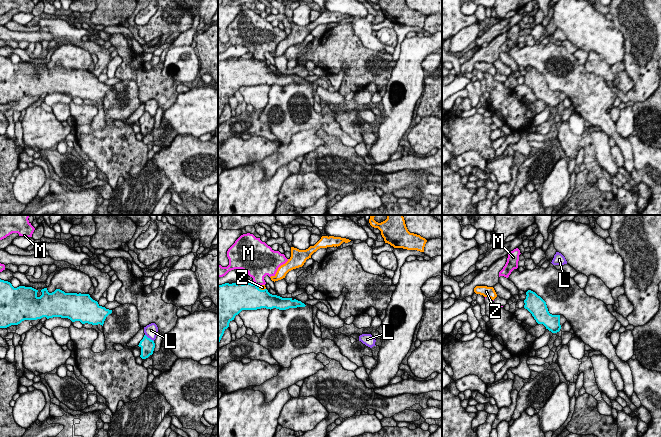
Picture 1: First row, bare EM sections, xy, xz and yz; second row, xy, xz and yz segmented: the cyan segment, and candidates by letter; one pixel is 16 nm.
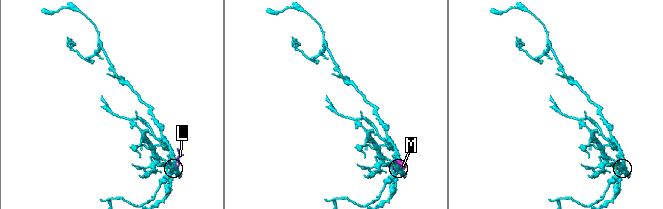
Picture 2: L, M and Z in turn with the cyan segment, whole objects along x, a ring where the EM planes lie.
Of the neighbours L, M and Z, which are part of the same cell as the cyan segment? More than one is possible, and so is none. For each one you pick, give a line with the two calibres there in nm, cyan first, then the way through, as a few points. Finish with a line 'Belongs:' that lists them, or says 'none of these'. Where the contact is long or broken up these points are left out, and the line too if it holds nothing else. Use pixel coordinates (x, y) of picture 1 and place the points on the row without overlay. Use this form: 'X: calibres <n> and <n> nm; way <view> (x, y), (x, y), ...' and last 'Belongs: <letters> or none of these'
Z: calibres 440 and 90 nm; way xz (247, 72), (254, 71), (260, 65), (262, 63)
Belongs: Z

